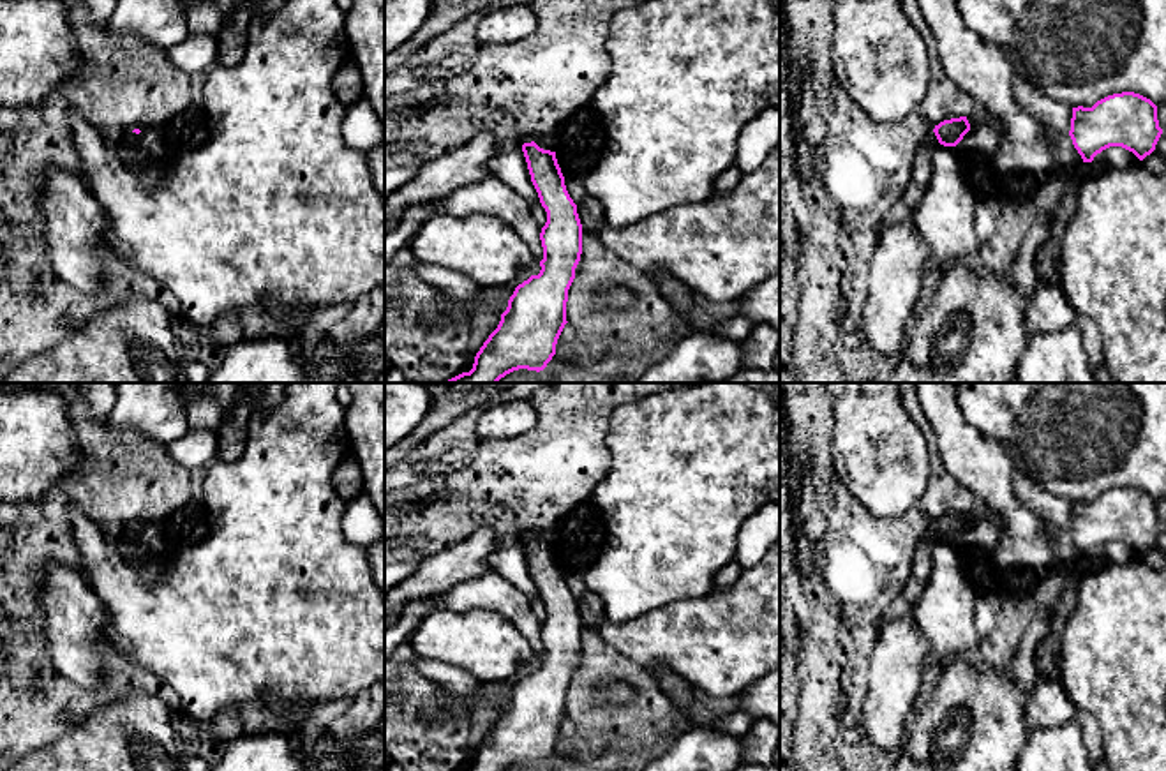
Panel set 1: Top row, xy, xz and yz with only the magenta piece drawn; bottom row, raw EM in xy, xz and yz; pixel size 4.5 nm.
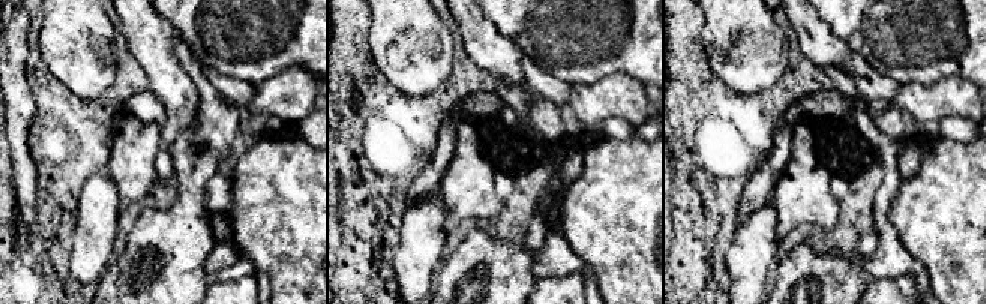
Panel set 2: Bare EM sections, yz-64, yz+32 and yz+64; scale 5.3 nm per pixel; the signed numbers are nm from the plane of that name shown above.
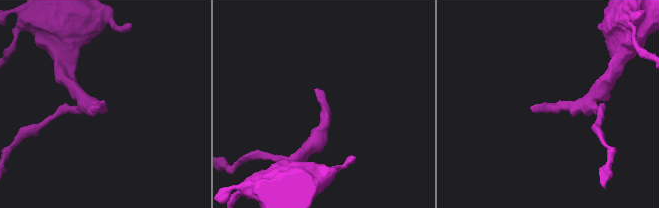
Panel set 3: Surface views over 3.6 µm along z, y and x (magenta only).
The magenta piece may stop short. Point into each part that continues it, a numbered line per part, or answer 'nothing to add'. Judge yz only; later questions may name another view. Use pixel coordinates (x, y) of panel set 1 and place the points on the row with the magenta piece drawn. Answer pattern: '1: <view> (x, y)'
1: yz (923, 164)

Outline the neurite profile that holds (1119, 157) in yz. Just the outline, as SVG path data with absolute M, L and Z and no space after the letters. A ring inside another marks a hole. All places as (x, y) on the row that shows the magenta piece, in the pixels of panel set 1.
M1110 146L1101 152L1101 166L1127 169L1141 161L1122 146Z

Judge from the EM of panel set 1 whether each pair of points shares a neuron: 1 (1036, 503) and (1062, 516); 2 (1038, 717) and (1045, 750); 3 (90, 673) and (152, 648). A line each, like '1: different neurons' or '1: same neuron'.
1: same neuron
2: different neurons
3: different neurons

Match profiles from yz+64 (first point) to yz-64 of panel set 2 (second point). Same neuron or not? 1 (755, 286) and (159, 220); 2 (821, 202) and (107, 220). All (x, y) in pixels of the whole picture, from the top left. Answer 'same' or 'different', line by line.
1: different
2: different

